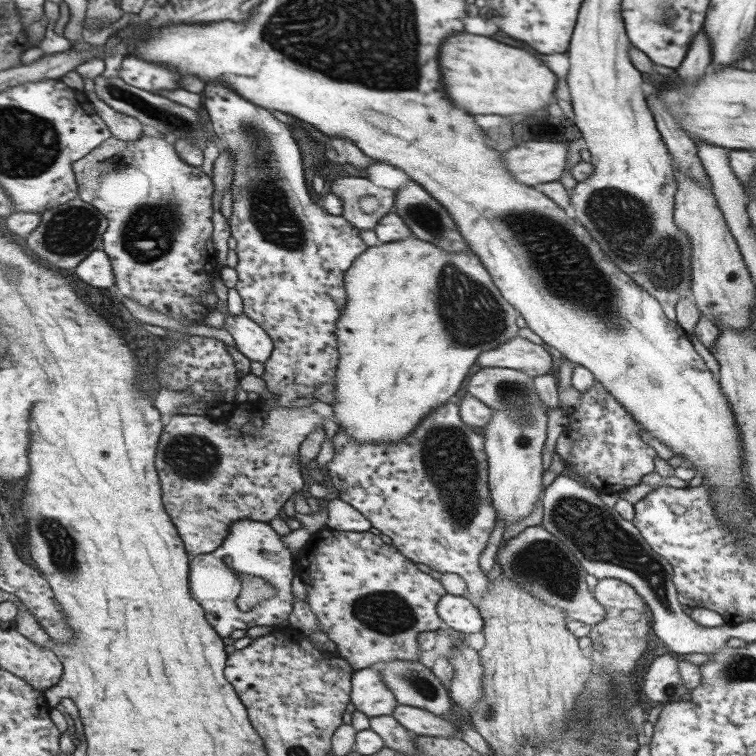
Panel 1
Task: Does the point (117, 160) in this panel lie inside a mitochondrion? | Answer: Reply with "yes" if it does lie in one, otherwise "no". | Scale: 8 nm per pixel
yes

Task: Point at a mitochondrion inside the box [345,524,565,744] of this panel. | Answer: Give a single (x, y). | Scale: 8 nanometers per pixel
(387, 613)

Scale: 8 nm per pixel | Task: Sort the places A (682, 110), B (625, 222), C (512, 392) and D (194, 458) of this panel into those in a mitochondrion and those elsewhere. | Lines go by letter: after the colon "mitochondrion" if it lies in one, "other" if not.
A: other
B: mitochondrion
C: mitochondrion
D: mitochondrion

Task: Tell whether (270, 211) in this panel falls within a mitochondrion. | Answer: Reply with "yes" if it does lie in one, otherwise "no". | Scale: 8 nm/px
yes

